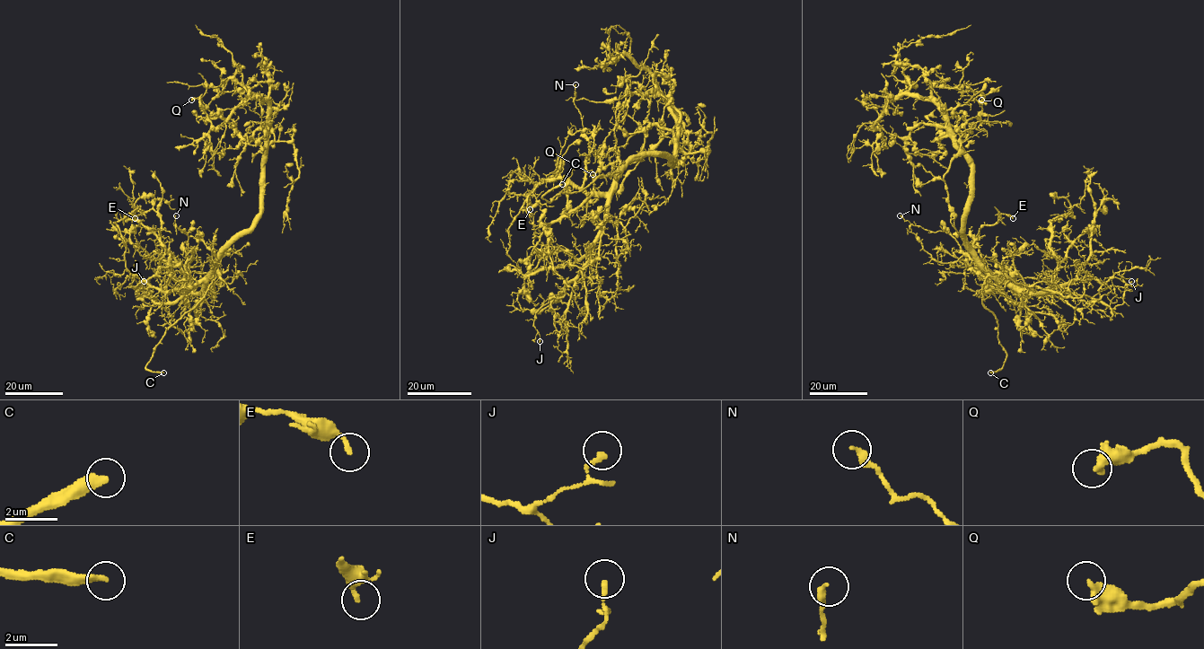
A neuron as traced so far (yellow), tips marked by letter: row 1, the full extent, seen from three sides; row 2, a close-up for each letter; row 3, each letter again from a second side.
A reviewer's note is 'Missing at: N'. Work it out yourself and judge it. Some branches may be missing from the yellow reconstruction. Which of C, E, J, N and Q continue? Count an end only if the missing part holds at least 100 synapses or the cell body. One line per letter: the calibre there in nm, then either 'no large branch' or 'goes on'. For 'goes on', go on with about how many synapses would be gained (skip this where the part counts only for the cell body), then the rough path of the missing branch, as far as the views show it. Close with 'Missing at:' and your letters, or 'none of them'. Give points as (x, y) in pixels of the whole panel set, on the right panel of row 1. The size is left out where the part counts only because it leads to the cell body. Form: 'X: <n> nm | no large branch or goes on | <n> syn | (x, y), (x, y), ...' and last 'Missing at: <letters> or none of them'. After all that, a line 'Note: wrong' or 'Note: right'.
C: 360 nm | goes on | (990, 372), (977, 362), (966, 345), (945, 332), (932, 320), (917, 311), (888, 308), (883, 302)
E: 150 nm | no large branch
J: 190 nm | no large branch
N: 280 nm | no large branch
Q: 480 nm | no large branch
Missing at: C
Note: wrong

